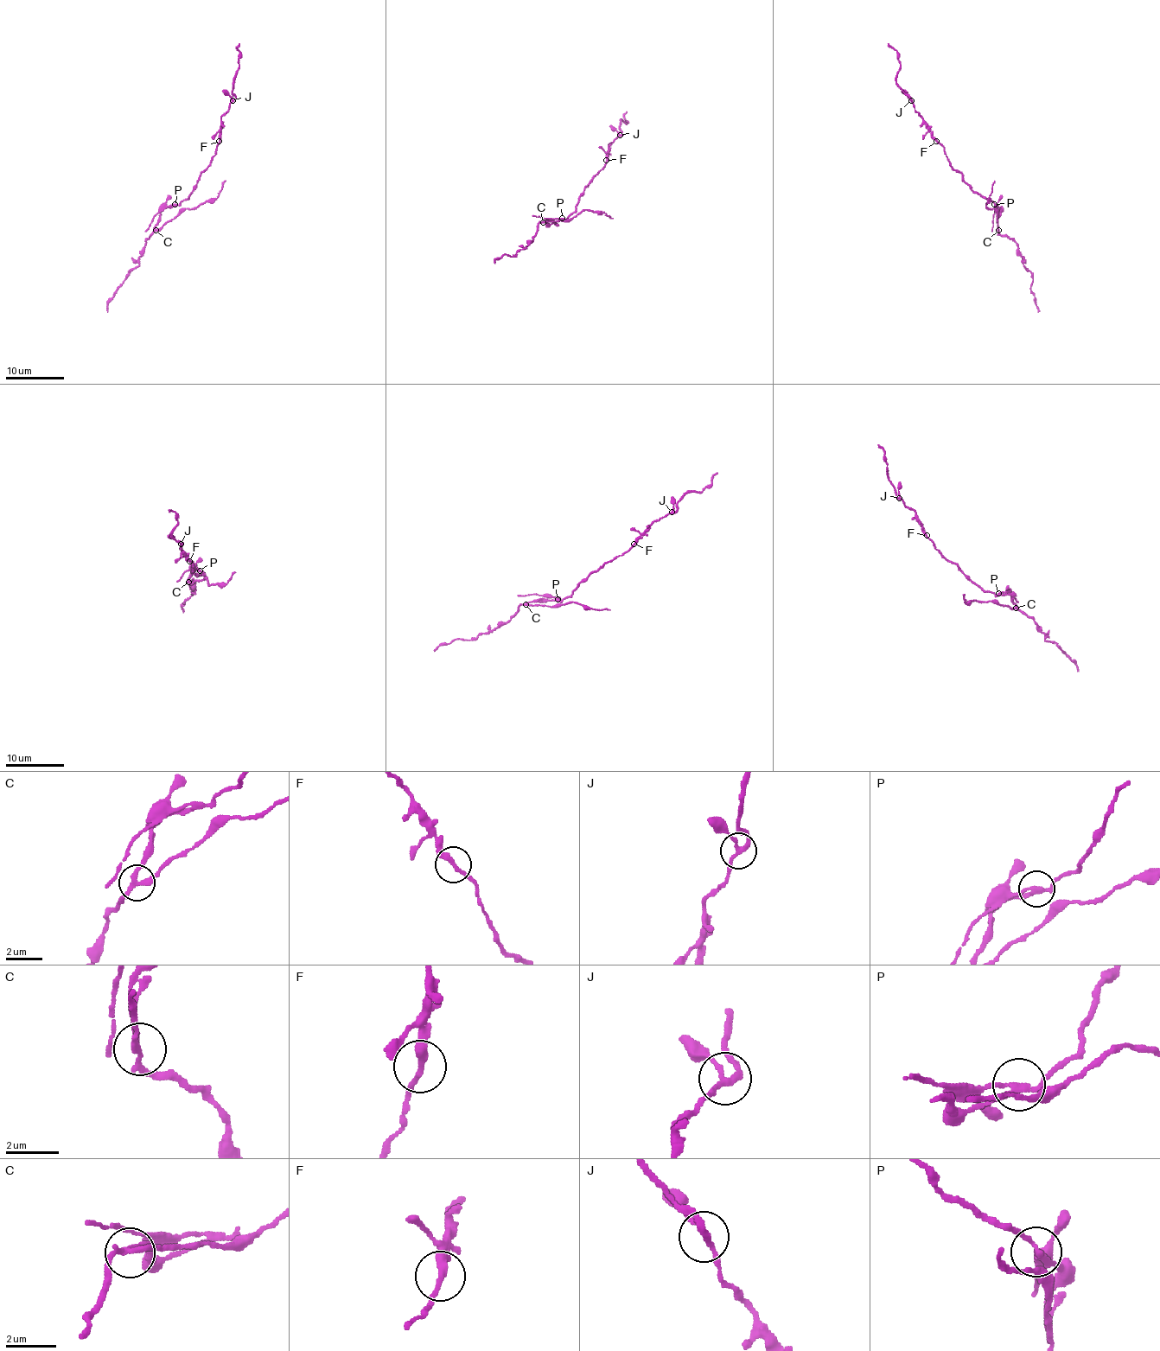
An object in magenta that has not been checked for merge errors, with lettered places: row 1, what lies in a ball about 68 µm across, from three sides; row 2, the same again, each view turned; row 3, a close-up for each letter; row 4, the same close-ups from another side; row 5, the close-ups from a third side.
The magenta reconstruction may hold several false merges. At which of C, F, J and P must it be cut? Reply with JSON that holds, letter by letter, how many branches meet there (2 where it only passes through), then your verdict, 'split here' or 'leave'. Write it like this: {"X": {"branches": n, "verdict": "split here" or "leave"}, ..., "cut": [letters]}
{"C": {"branches": 3, "verdict": "split here"}, "F": {"branches": 2, "verdict": "leave"}, "J": {"branches": 3, "verdict": "leave"}, "P": {"branches": 4, "verdict": "split here"}, "cut": ["C", "P"]}

